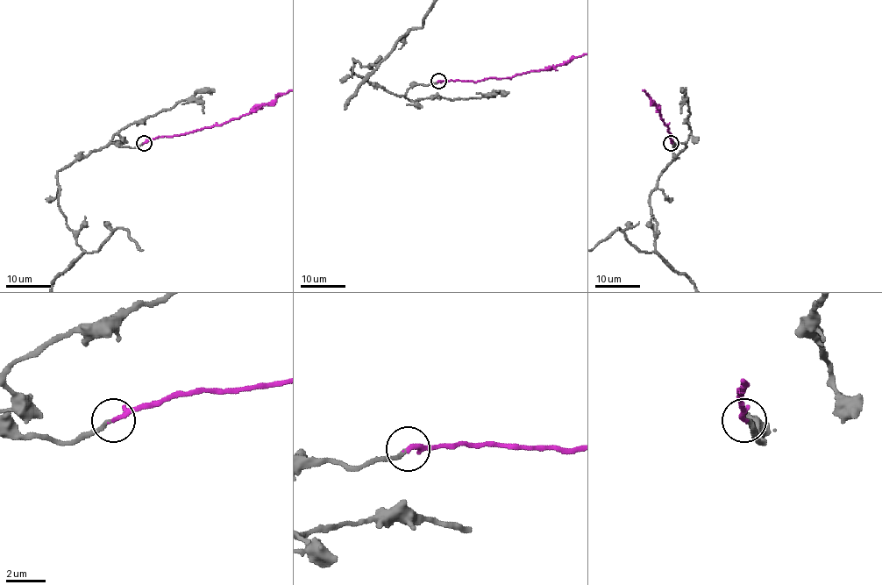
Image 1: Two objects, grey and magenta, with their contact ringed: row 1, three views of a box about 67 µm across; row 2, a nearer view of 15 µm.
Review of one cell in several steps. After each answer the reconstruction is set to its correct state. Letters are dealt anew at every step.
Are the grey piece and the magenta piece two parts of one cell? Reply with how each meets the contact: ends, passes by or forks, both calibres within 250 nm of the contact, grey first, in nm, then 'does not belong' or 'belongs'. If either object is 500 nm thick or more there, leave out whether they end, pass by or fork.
grey ends; magenta ends; calibres 200 and 260 nm; belongs

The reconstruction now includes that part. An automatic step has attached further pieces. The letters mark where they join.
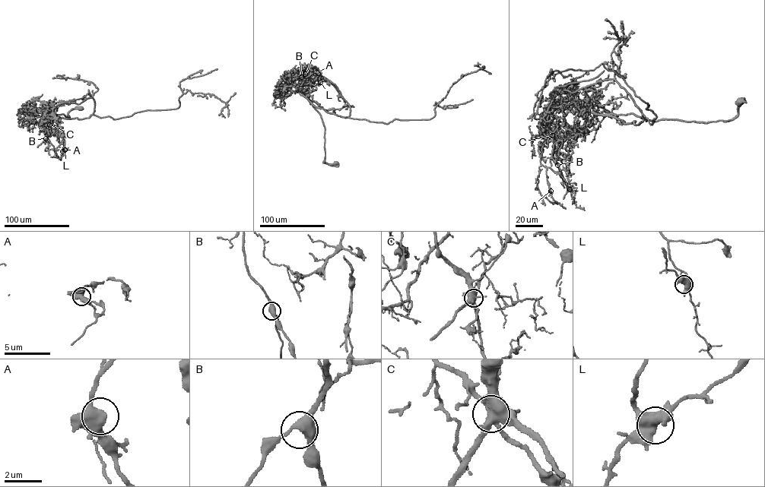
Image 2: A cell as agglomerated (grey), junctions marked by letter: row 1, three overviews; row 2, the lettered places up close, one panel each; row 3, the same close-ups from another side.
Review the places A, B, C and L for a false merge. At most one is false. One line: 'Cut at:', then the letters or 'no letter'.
Cut at: C

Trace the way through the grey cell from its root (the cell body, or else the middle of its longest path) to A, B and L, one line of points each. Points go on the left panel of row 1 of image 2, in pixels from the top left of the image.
A: (80, 109), (71, 109), (68, 118), (63, 114), (43, 113), (43, 121), (50, 124), (64, 140), (62, 151)
B: (80, 109), (71, 109), (68, 118), (63, 114), (44, 113), (43, 121), (49, 124), (46, 138)
L: (80, 109), (71, 109), (68, 118), (63, 114), (43, 113), (43, 121), (50, 124), (64, 140), (65, 150)

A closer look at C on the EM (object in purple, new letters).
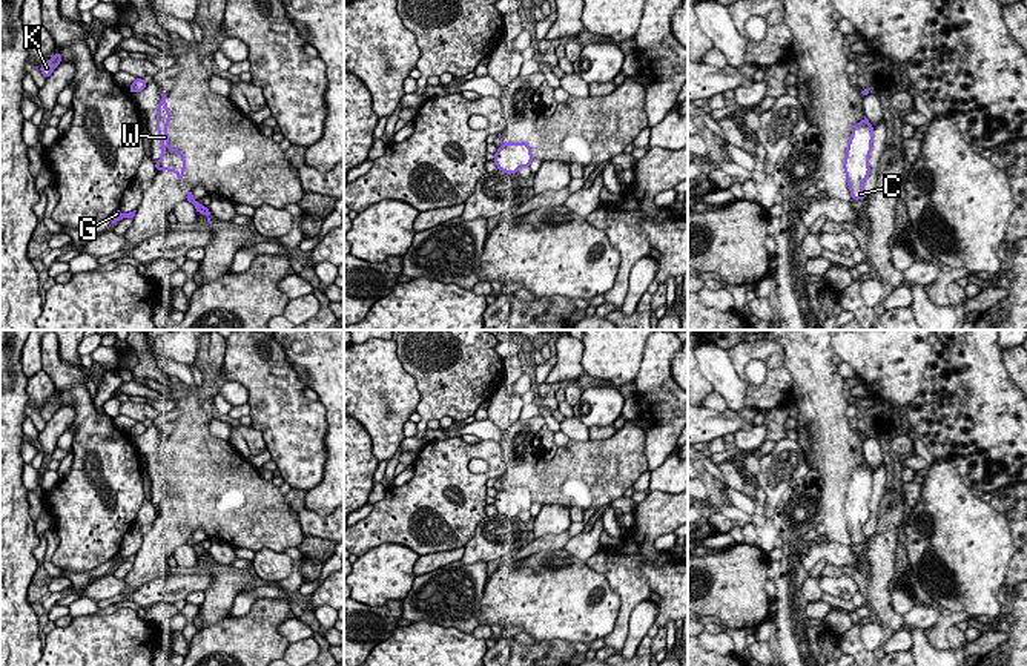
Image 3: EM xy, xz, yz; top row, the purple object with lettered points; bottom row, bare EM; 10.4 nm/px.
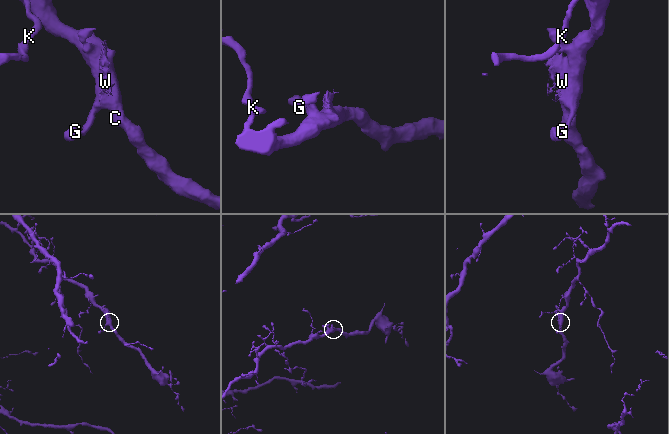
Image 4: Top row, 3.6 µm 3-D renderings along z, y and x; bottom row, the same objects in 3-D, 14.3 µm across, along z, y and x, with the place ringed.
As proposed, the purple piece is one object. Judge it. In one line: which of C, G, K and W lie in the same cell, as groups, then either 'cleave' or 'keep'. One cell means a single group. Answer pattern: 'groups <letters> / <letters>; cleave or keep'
groups C G K / W; cleave

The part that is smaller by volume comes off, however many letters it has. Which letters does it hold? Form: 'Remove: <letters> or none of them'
Remove: W

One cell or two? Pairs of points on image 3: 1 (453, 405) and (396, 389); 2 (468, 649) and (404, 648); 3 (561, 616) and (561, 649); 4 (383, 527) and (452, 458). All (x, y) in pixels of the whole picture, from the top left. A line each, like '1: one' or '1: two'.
1: two
2: one
3: two
4: one

